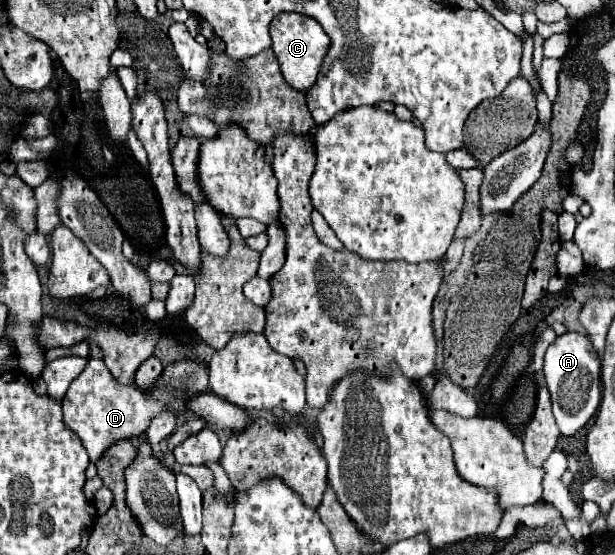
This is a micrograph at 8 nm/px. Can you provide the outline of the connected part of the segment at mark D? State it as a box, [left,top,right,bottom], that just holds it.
[62,359,208,463]

